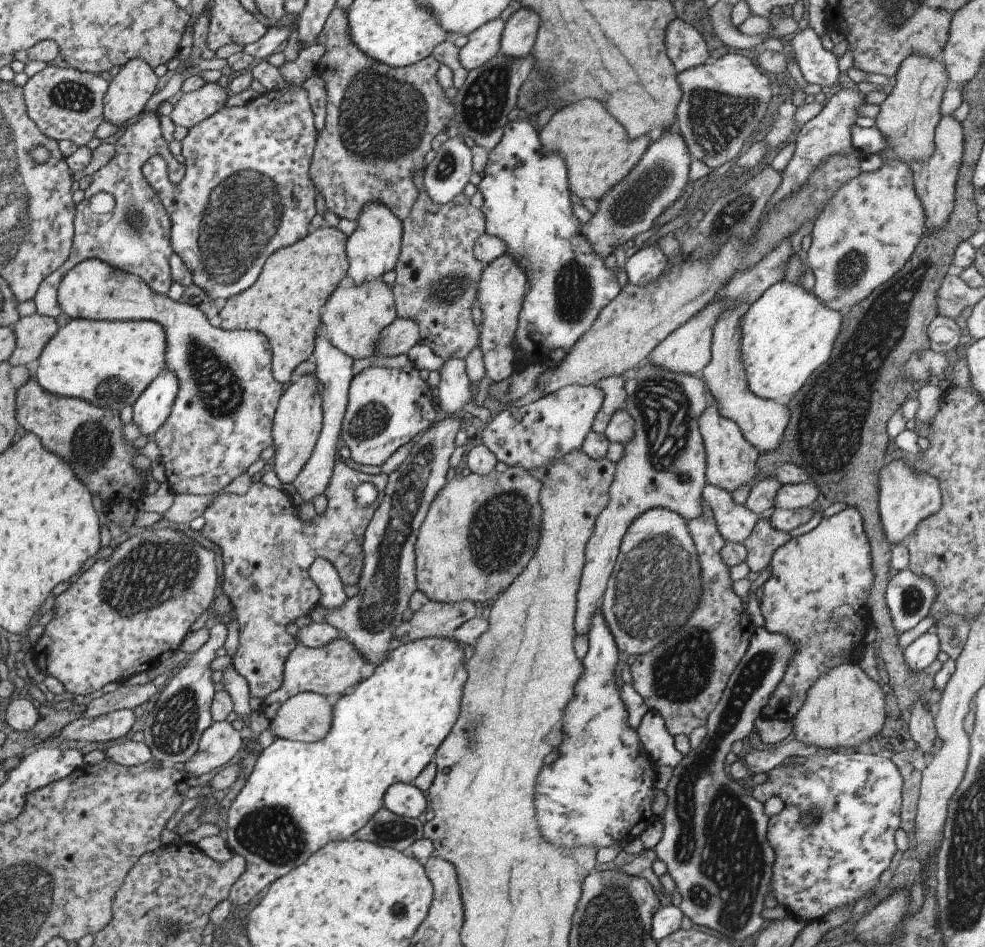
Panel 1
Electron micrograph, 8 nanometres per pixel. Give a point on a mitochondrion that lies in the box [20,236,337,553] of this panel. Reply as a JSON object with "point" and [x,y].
{"point":[218,390]}

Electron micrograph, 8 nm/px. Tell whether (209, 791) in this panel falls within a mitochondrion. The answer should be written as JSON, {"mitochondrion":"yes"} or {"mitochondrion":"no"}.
{"mitochondrion":"no"}

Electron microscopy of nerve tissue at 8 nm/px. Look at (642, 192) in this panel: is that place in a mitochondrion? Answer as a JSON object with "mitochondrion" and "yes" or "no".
{"mitochondrion":"yes"}

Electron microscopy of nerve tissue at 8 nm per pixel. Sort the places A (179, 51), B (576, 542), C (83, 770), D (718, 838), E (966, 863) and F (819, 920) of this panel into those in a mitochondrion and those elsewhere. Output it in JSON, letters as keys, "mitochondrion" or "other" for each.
{"A":"other","B":"other","C":"other","D":"mitochondrion","E":"mitochondrion","F":"other"}

